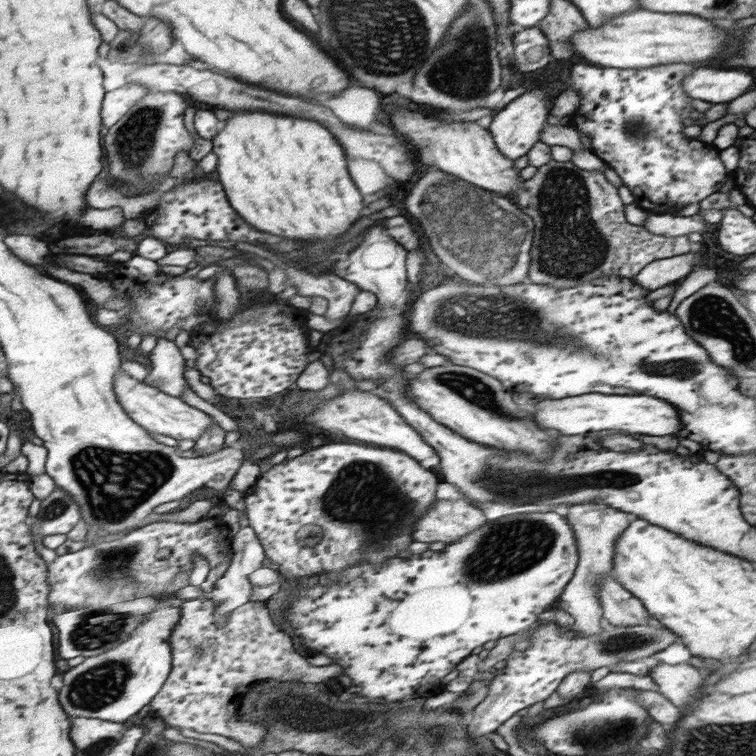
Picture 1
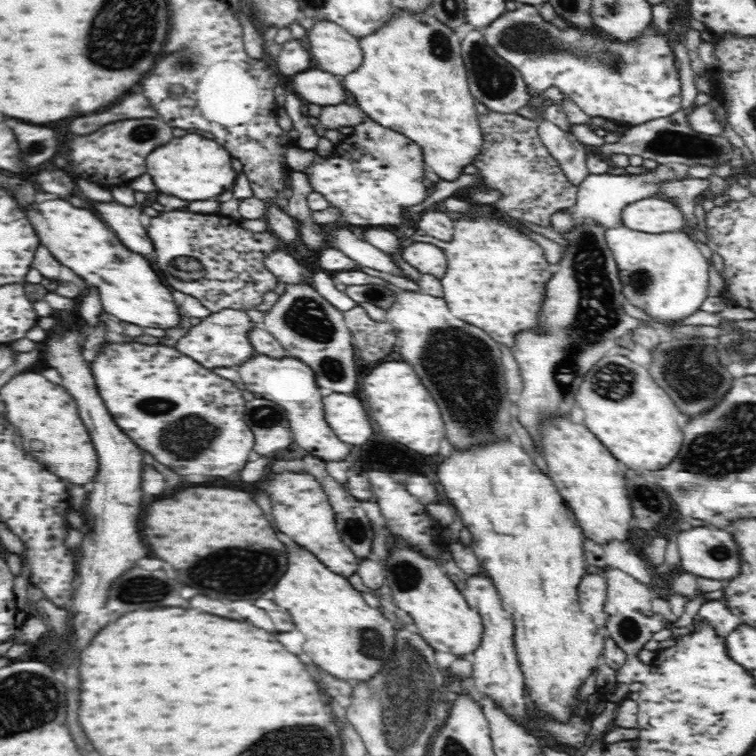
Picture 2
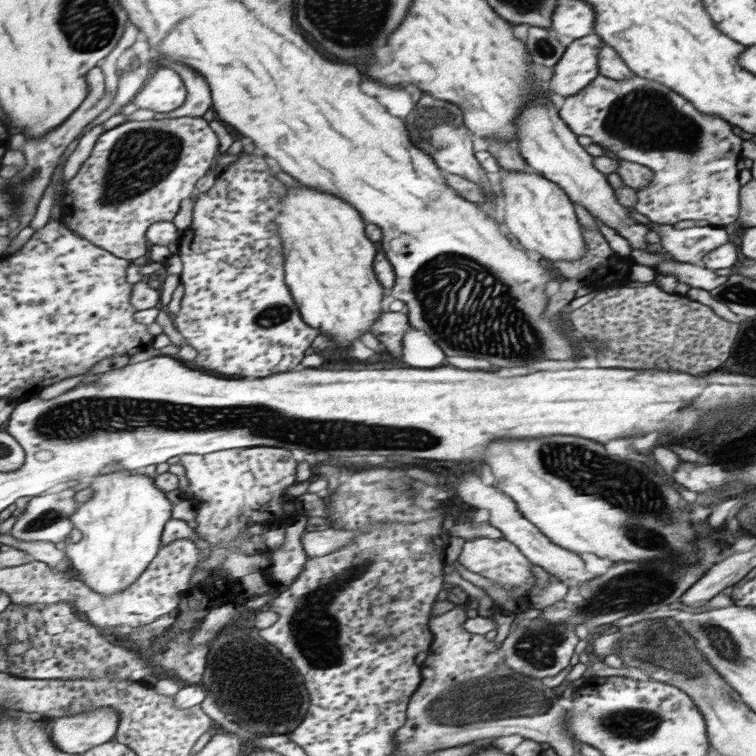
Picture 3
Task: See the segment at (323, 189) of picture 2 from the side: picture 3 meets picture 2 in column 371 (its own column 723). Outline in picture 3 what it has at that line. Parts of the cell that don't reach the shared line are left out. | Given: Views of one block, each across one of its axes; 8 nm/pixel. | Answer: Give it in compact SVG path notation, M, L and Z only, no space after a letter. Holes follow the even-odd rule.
M600 75L597 81L573 96L558 101L558 115L575 136L587 136L594 145L612 152L618 160L646 166L653 172L647 188L635 190L637 199L632 207L652 223L673 225L679 220L706 220L711 227L731 224L737 218L737 158L742 150L741 138L731 132L731 124L719 115L702 113L679 93L659 81L633 75L630 79L613 80Z

